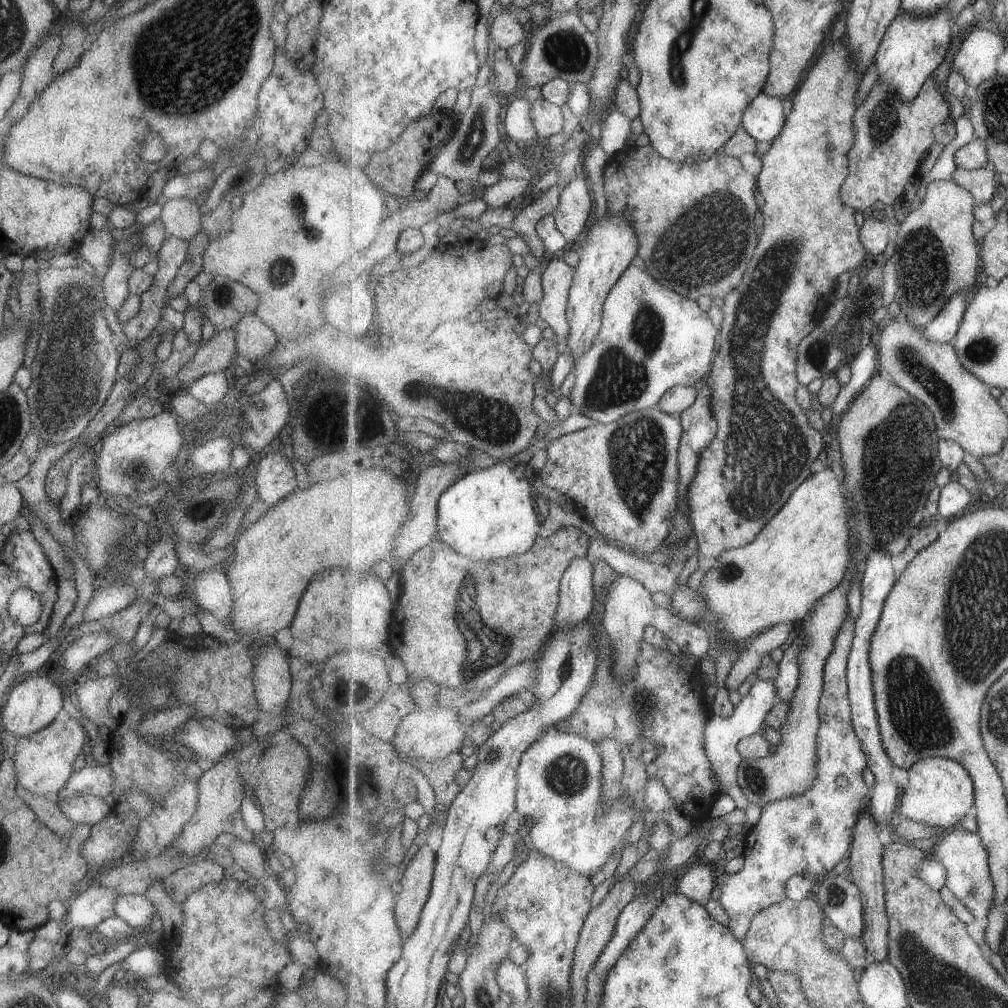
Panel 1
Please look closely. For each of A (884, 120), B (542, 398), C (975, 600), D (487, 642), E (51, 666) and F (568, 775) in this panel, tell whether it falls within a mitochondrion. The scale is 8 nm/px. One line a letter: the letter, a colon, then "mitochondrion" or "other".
A: mitochondrion
B: other
C: mitochondrion
D: mitochondrion
E: other
F: mitochondrion

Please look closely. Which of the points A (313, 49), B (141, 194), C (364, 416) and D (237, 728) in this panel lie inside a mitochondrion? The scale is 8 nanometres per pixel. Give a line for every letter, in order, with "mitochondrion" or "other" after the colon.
A: other
B: other
C: mitochondrion
D: other

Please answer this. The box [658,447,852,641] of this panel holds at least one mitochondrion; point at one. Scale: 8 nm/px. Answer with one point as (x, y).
(729, 572)

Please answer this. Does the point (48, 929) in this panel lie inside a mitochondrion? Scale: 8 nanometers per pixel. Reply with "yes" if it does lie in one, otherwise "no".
no

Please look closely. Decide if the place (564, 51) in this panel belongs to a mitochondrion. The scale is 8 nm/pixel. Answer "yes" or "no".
yes

